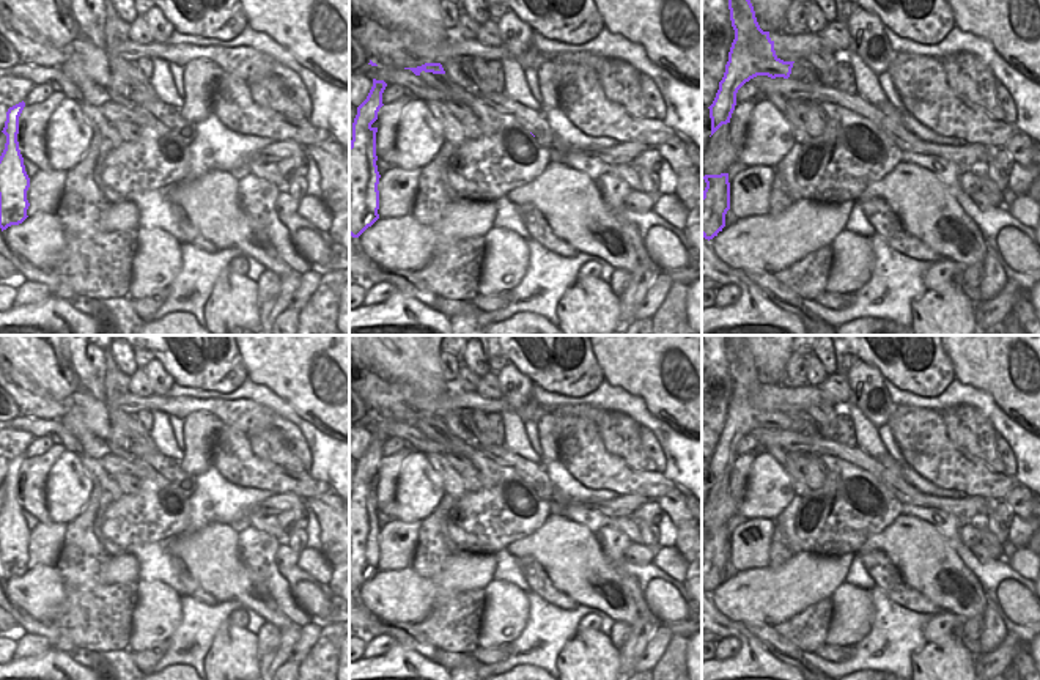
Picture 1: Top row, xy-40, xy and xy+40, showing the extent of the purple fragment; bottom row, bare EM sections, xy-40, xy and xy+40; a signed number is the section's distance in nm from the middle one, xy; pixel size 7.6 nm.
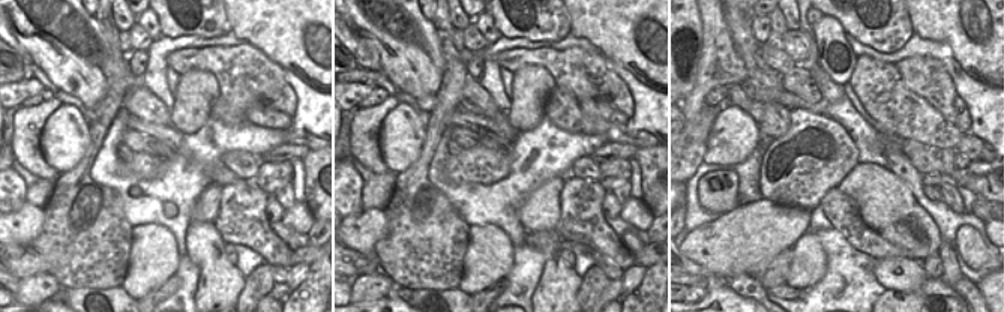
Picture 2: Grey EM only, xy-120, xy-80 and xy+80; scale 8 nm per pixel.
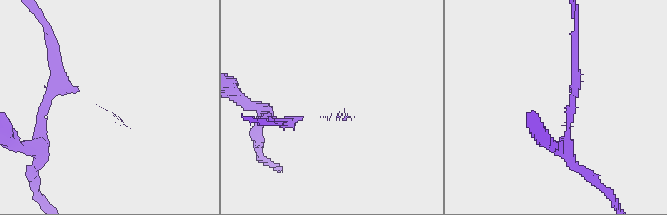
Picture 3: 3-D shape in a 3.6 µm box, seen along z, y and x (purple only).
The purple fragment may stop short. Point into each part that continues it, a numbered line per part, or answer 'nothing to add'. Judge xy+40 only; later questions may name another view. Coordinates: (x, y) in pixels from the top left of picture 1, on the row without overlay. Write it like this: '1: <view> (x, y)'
nothing to add

